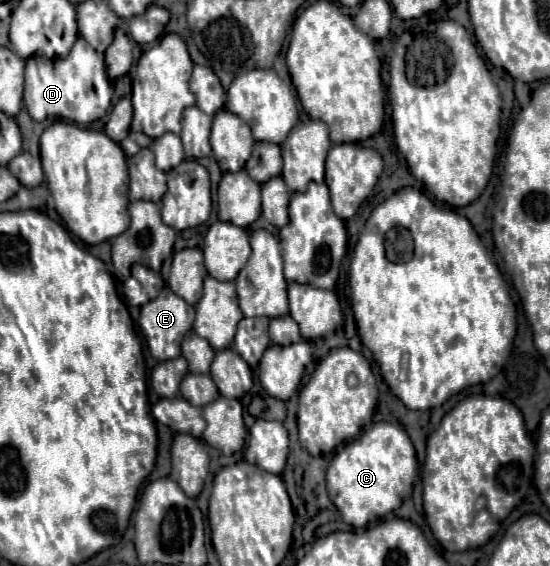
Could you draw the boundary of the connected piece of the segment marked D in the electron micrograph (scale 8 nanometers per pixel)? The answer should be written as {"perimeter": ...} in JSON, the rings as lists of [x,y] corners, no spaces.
{"perimeter":[[[79,38],[75,46],[71,48],[71,54],[67,58],[55,58],[51,62],[43,62],[41,58],[29,58],[25,66],[25,108],[31,114],[33,120],[41,122],[47,116],[61,116],[77,124],[89,124],[103,114],[99,112],[95,92],[91,88],[91,70],[89,56],[85,58],[85,40]]]}

